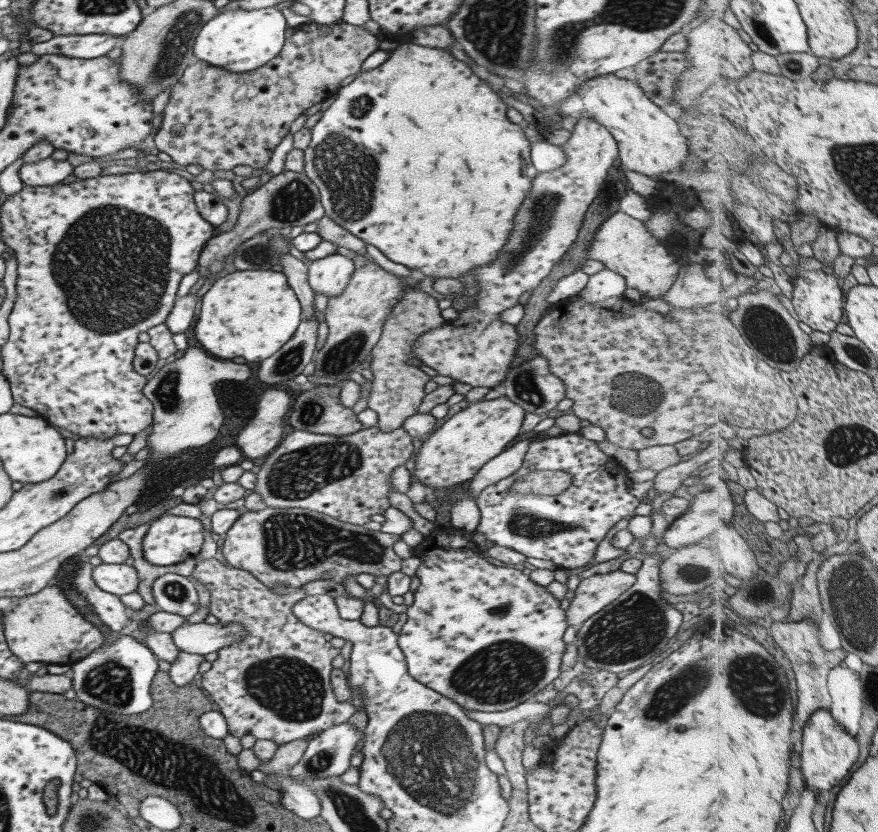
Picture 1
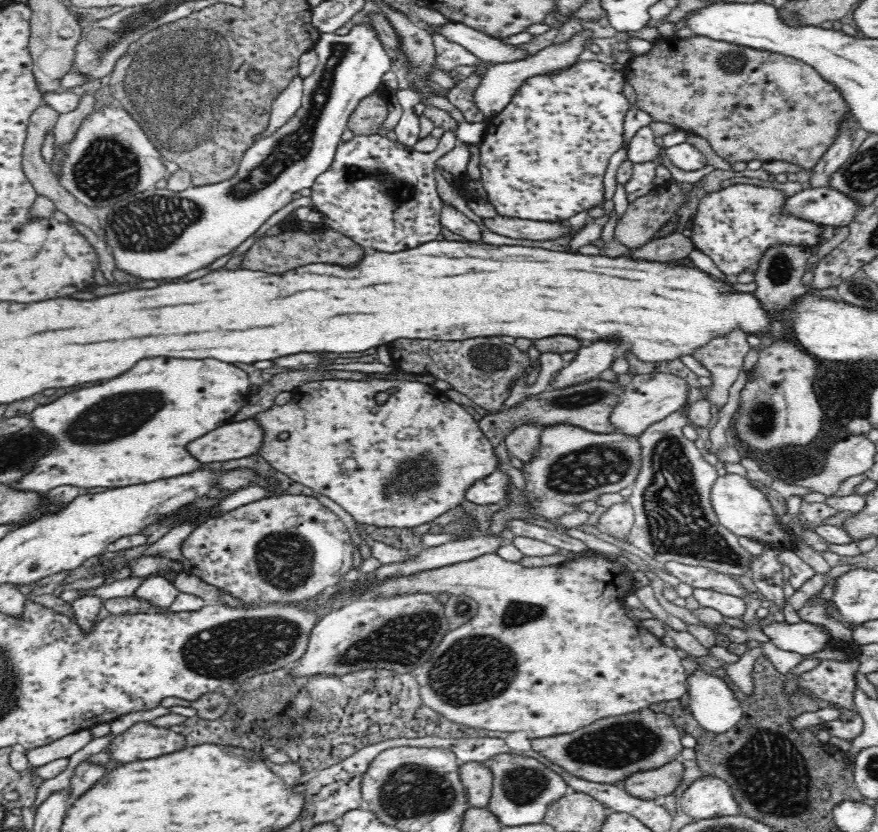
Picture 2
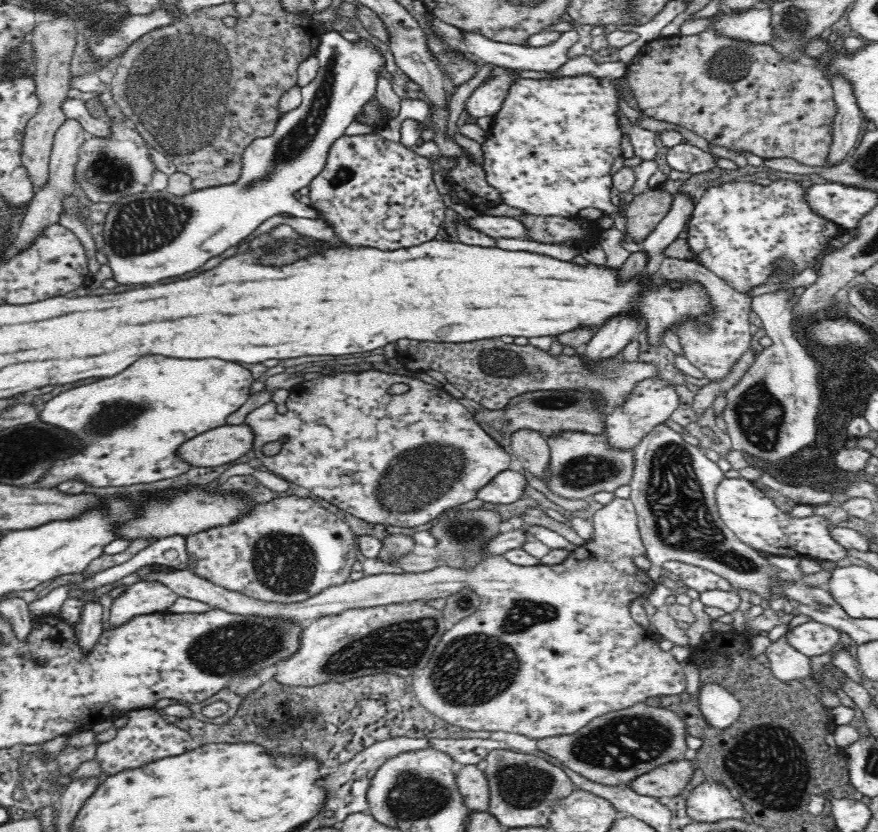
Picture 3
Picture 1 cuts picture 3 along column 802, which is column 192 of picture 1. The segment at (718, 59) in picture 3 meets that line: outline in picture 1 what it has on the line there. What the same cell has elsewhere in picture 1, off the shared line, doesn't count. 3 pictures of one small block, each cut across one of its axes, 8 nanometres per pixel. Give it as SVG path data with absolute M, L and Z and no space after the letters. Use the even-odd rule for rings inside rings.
M308 23L295 29L283 42L276 58L259 69L229 73L202 61L187 66L181 78L171 86L169 99L162 110L163 119L153 138L157 151L165 152L173 162L184 167L197 164L213 171L245 165L259 171L269 162L275 146L288 134L289 124L309 106L330 96L339 82L359 72L365 58L378 49L376 36L346 23Z

